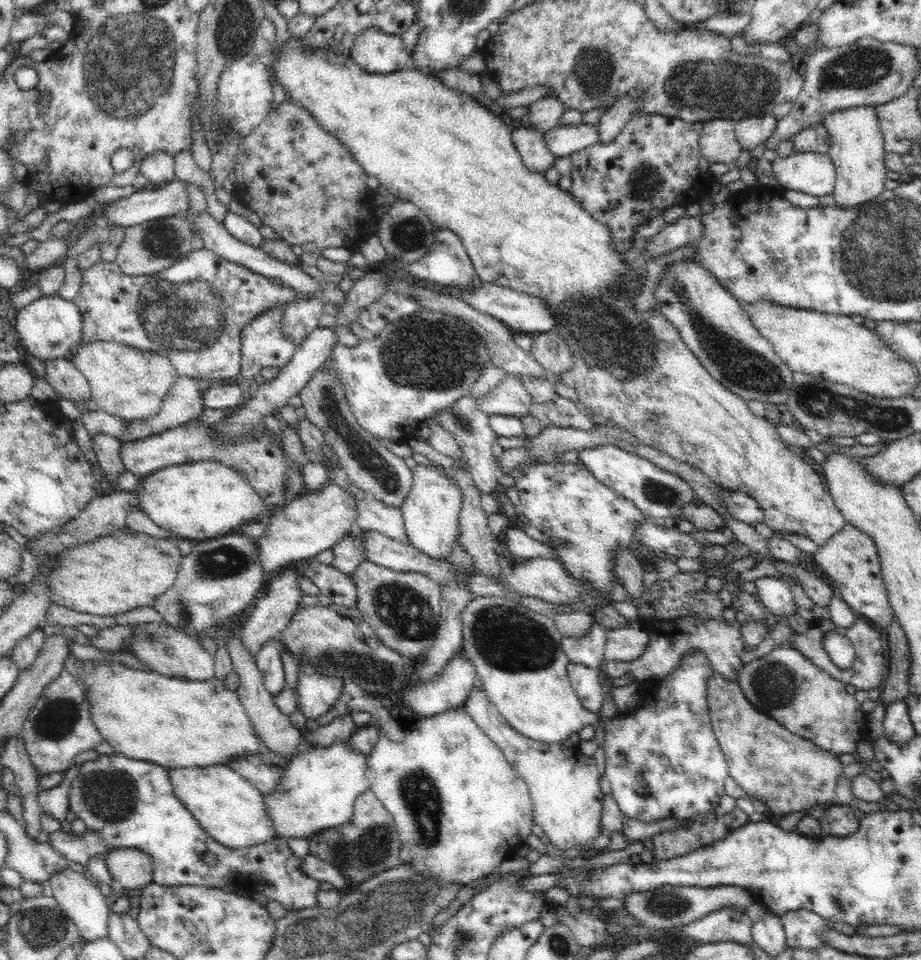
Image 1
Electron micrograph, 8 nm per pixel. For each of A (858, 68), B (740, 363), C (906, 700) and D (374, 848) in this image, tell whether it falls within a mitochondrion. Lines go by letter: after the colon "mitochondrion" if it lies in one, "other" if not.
A: mitochondrion
B: mitochondrion
C: other
D: mitochondrion

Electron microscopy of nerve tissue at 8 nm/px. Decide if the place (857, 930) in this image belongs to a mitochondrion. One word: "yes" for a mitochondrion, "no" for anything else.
no

